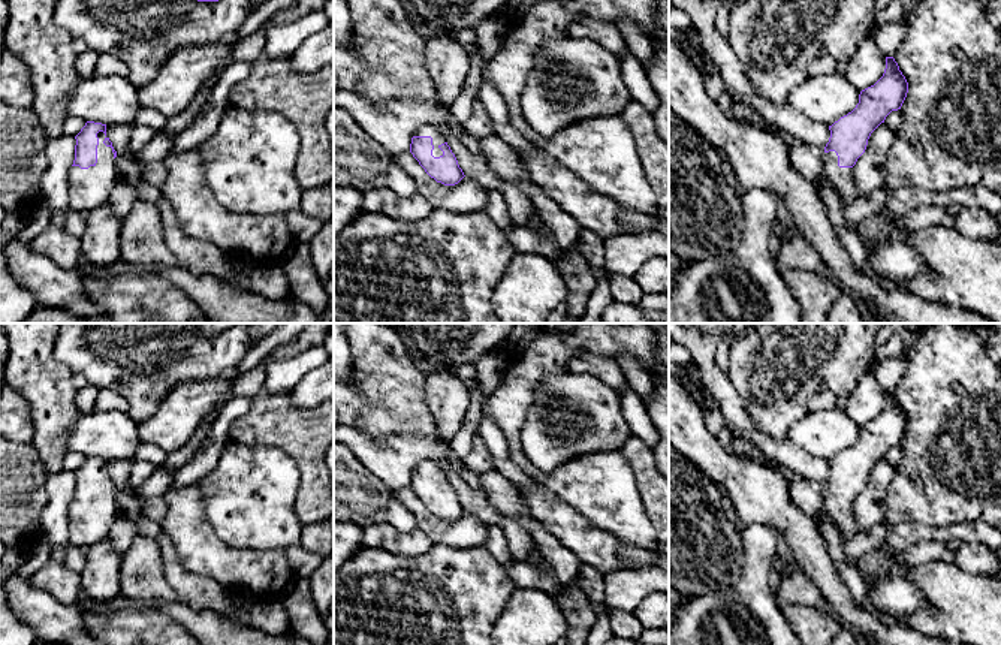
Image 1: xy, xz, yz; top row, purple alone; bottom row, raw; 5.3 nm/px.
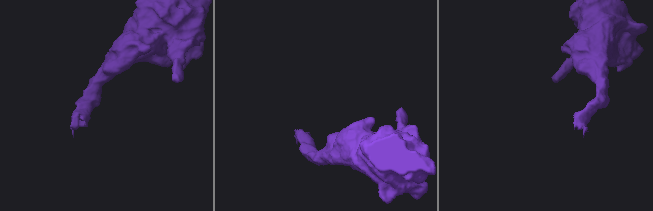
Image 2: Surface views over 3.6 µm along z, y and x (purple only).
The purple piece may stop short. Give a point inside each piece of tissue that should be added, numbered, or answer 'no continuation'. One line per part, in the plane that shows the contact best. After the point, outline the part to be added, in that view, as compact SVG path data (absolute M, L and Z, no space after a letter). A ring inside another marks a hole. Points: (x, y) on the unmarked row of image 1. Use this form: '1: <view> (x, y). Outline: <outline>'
1: xy (89, 524). Outline: M99 467L97 498L88 504L72 501L69 506L69 542L78 548L90 548L105 537L117 518L115 494L111 482L103 479Z

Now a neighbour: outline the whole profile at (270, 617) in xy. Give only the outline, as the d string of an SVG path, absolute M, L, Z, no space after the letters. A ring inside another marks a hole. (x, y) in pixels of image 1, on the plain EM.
M257 600L248 609L251 627L271 636L281 636L290 632L289 615L280 600Z

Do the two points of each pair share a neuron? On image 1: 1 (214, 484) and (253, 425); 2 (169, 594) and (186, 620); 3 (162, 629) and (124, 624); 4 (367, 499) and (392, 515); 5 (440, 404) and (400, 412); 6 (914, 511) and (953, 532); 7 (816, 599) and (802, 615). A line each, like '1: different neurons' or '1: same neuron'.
1: different neurons
2: different neurons
3: same neuron
4: different neurons
5: different neurons
6: different neurons
7: different neurons

